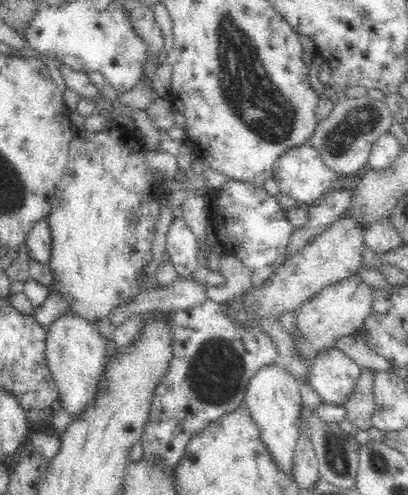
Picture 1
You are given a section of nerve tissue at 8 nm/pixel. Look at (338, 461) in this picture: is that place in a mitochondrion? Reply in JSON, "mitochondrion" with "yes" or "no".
{"mitochondrion":"yes"}

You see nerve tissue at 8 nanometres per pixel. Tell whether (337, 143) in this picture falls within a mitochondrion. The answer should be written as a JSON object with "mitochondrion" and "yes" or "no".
{"mitochondrion":"yes"}

